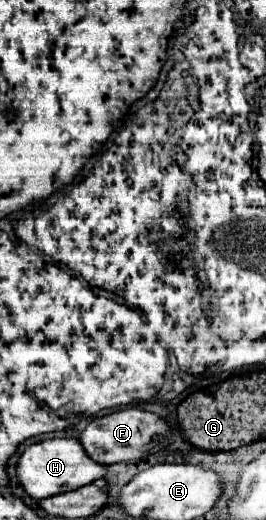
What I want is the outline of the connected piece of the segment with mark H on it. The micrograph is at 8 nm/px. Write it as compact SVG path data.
M48 438L40 440L36 444L30 444L18 464L16 464L16 478L20 486L26 490L26 494L34 500L42 500L60 492L70 492L74 488L86 486L106 474L106 468L98 462L94 462L84 450L82 444L76 438Z

